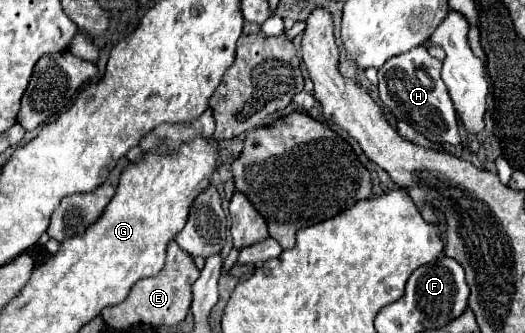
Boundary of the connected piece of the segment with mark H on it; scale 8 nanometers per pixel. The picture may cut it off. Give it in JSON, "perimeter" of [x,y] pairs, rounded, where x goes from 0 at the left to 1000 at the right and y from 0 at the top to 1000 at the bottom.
{"perimeter":[[[798,132],[790,150],[741,174],[722,204],[722,294],[749,336],[756,360],[771,360],[787,390],[806,402],[821,426],[874,432],[874,390],[867,360],[867,324],[851,264],[836,228],[840,186]]]}

